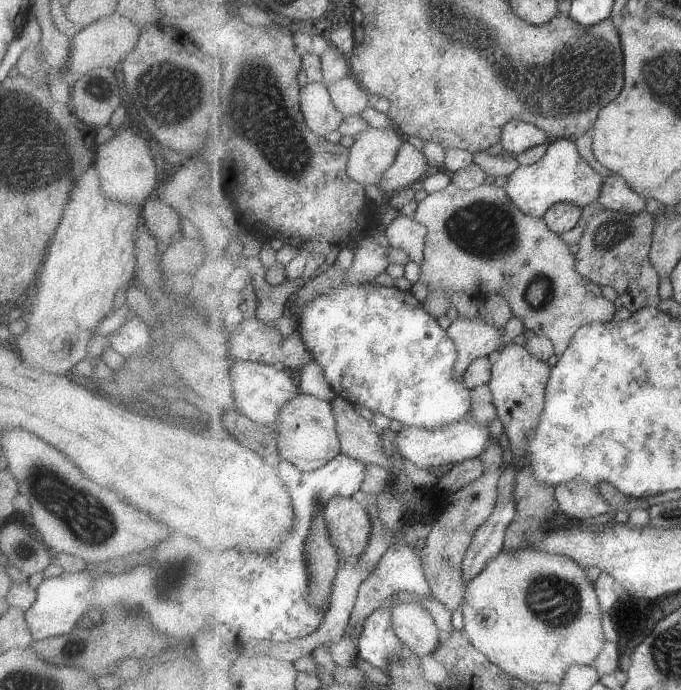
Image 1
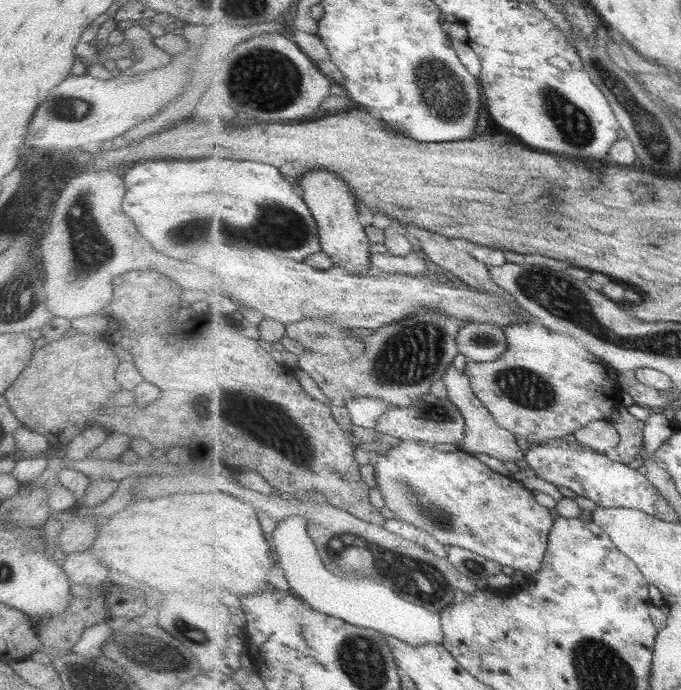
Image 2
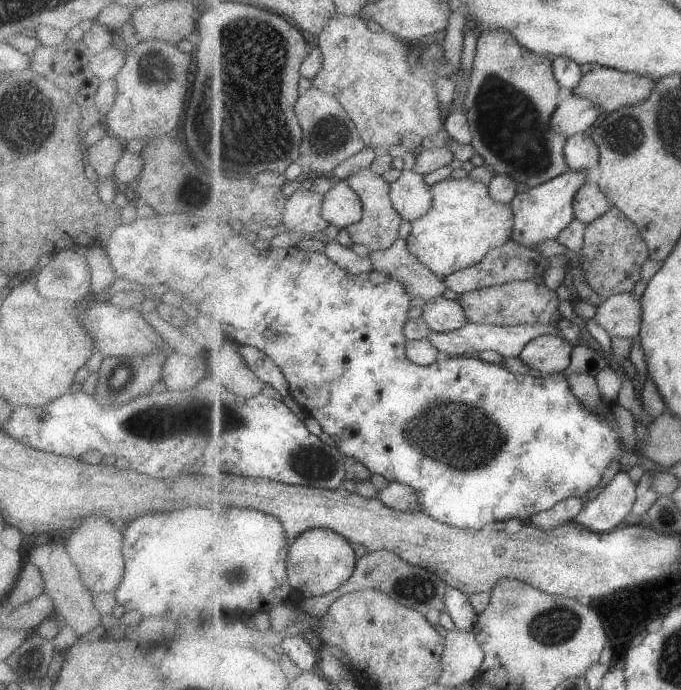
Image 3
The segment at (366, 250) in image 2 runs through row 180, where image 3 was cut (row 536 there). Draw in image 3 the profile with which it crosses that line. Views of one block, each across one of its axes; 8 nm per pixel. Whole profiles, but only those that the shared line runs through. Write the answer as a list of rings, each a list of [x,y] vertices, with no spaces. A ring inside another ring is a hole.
[[[311,529],[291,542],[288,554],[288,575],[297,594],[303,597],[323,596],[339,590],[356,569],[355,548],[348,538],[331,529]]]

